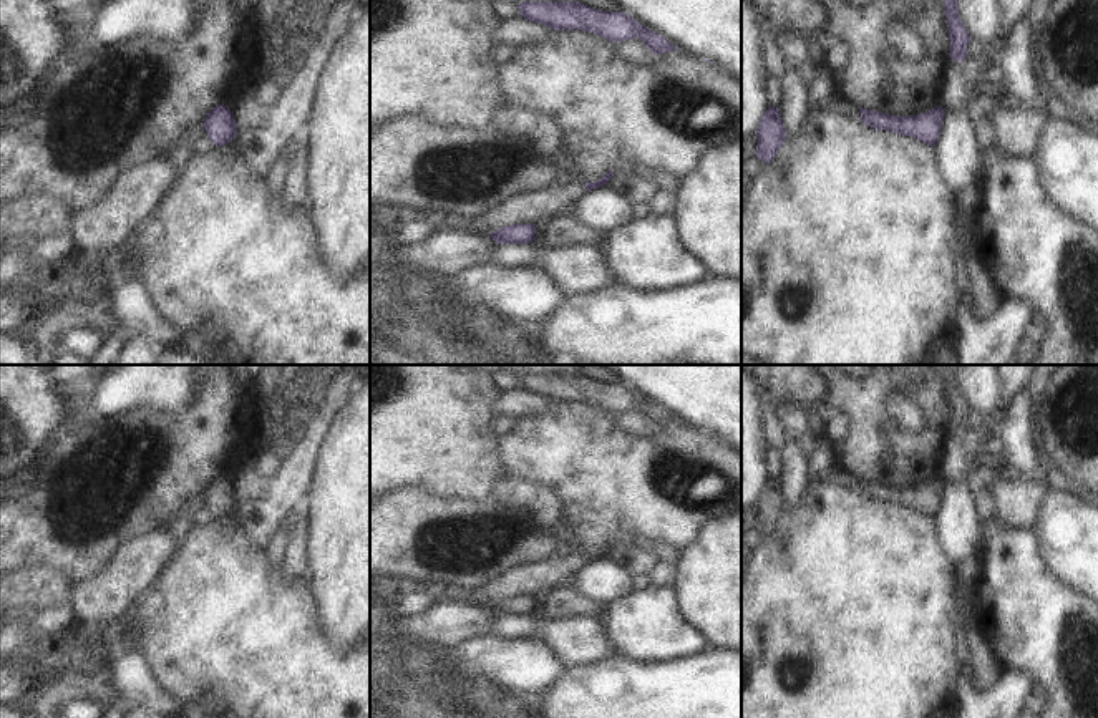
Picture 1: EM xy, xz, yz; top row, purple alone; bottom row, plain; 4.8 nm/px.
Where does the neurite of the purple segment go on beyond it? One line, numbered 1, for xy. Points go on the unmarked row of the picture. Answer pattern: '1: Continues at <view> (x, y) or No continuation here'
1: No continuation here.

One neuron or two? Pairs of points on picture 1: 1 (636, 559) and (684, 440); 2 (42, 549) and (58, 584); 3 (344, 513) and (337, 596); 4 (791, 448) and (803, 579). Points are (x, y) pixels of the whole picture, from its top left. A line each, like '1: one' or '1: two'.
1: two
2: two
3: one
4: two

